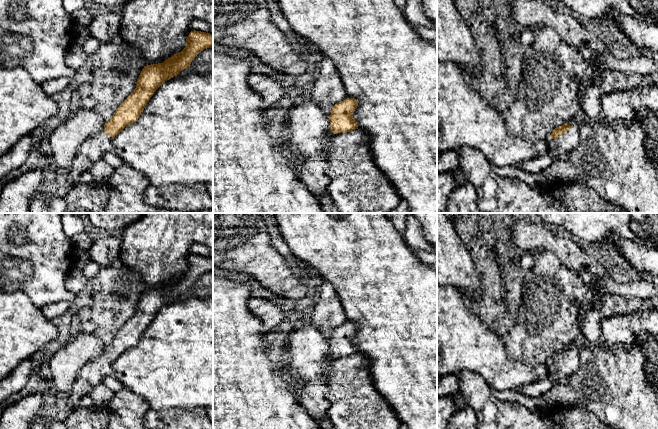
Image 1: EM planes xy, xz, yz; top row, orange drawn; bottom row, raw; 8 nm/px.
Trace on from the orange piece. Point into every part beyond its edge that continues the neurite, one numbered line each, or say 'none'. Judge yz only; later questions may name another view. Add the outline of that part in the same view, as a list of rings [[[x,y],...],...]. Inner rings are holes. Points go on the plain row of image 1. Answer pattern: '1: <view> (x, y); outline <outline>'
1: yz (565, 367); outline [[[573,350],[565,358],[559,360],[557,363],[548,361],[547,369],[549,378],[553,381],[554,386],[557,382],[565,377],[570,377],[575,370],[579,367],[580,351]]]

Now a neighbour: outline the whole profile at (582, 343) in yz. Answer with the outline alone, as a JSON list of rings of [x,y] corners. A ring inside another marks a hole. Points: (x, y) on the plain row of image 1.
[[[581,336],[581,338],[578,341],[571,342],[566,345],[567,348],[573,349],[573,350],[582,350],[584,348],[591,347],[591,344],[588,342],[585,336]]]

